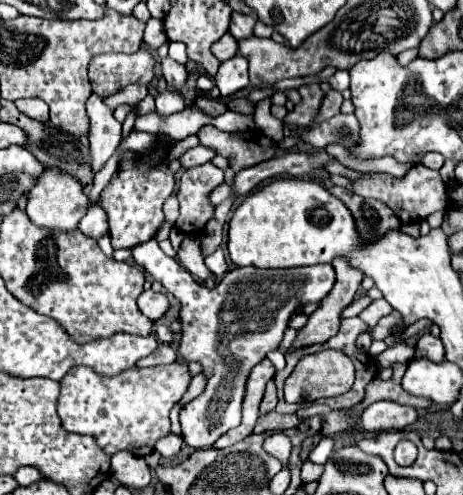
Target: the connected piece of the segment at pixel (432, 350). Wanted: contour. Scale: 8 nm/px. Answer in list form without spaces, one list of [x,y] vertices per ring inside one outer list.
[[[424,333],[416,343],[416,357],[426,357],[430,361],[444,361],[442,341],[430,333]]]

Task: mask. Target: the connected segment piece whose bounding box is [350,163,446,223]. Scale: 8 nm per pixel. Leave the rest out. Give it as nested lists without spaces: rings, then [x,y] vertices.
[[[420,163],[414,165],[412,171],[408,171],[402,179],[392,177],[388,173],[366,173],[360,179],[350,179],[350,181],[352,181],[352,191],[356,195],[374,197],[374,199],[386,203],[402,223],[420,221],[420,219],[426,219],[434,211],[446,209],[446,183],[442,181],[438,171],[428,169]]]

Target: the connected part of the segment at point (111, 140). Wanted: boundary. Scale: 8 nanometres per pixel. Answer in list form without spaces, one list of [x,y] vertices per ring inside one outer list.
[[[96,93],[88,97],[86,113],[90,119],[88,141],[90,141],[90,153],[92,153],[92,171],[96,173],[118,149],[122,141],[122,123],[114,119],[112,115],[114,111]]]

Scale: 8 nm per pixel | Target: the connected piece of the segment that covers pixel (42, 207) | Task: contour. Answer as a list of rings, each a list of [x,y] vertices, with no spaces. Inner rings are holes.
[[[46,169],[36,185],[30,189],[28,193],[28,205],[26,205],[26,213],[30,217],[30,221],[34,225],[40,225],[40,227],[50,227],[50,229],[76,229],[80,219],[86,215],[88,211],[88,197],[82,193],[82,185],[76,177],[68,175],[68,173],[62,173],[60,169]]]

